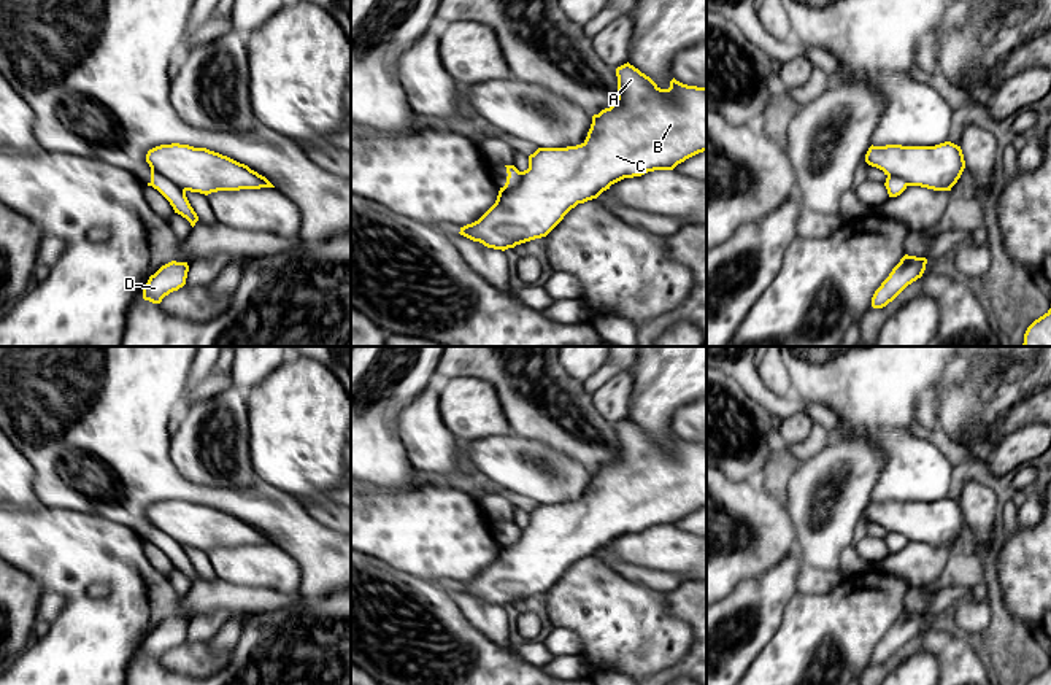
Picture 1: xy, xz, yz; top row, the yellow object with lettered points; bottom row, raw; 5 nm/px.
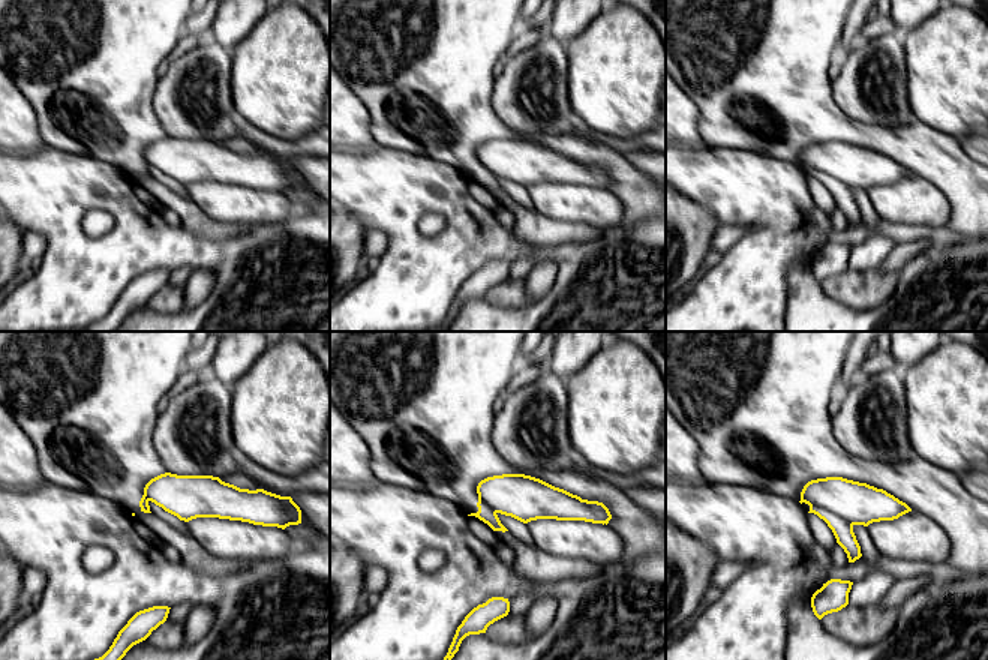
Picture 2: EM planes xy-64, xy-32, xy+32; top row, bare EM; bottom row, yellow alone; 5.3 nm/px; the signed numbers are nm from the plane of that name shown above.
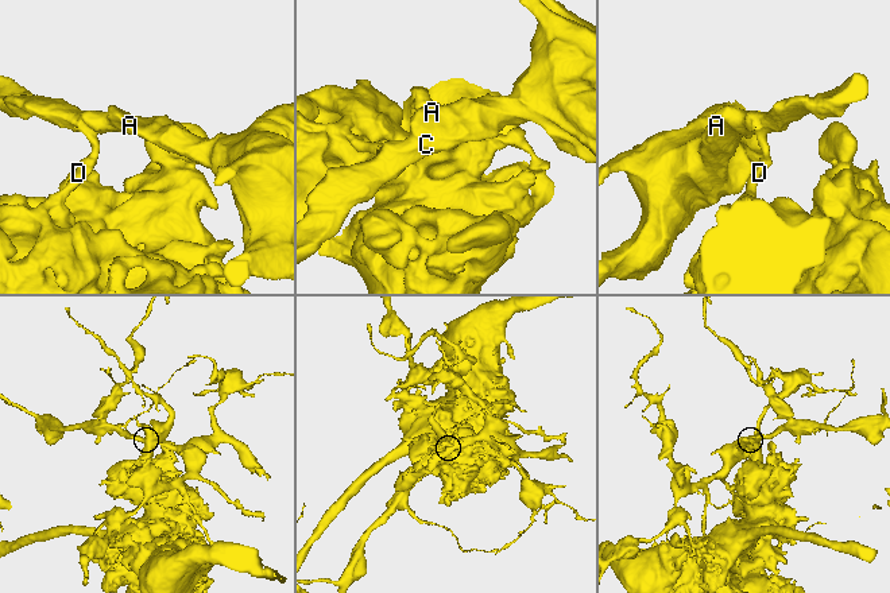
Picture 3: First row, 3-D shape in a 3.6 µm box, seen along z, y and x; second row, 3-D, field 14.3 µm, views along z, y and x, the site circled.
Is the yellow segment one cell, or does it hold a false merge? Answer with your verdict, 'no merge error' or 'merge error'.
merge error

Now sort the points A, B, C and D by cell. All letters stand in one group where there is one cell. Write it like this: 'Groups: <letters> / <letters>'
Groups: A B C / D

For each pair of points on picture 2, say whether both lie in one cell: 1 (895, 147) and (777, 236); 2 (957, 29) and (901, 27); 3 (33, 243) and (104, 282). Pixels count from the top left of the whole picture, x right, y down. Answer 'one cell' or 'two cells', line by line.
1: two cells
2: two cells
3: two cells

